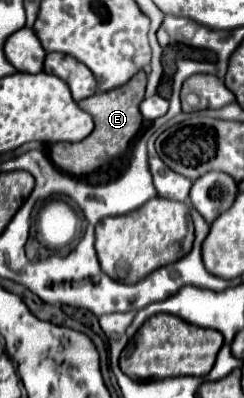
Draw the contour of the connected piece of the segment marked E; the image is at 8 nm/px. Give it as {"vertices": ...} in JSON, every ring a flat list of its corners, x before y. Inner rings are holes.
{"vertices":[[139,71,137,75,133,75,133,79,129,79,129,83,115,87,107,93,95,93,95,95,83,99,79,103,79,107,93,117,93,121,95,121,93,133,79,143,55,143,55,145,51,145,51,149,49,149,51,161,61,171,77,177,77,175,85,175,85,173,95,171,111,157,123,155,127,151,131,139,137,135,141,121,143,121,143,117,139,113,139,103,143,101,143,95,145,95,145,83,147,83,145,71]]}

